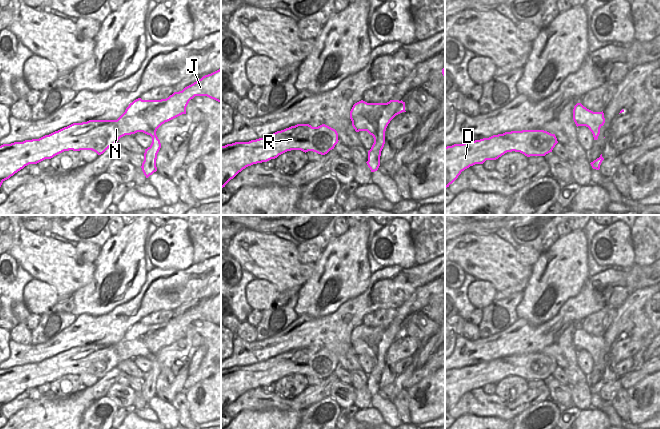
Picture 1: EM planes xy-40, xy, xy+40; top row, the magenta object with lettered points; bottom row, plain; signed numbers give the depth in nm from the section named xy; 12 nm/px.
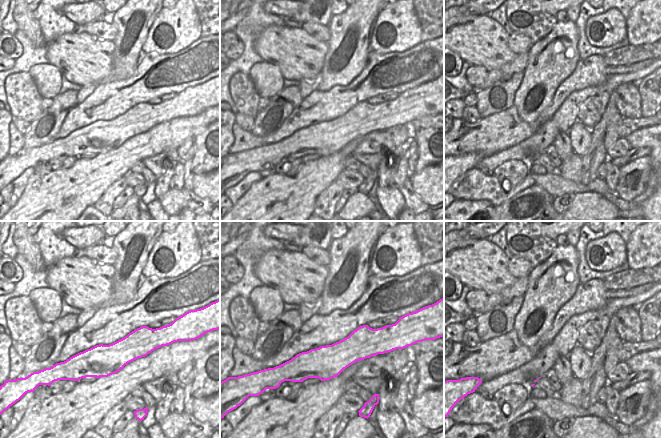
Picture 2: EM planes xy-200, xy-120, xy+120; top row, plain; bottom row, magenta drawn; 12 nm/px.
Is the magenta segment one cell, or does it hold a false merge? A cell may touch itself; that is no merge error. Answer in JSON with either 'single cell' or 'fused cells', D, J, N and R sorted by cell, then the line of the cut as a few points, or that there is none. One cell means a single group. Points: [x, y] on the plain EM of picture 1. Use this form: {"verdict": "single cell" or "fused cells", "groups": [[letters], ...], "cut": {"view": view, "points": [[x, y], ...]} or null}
{"verdict": "single cell", "groups": [["D", "J", "N", "R"]], "cut": null}

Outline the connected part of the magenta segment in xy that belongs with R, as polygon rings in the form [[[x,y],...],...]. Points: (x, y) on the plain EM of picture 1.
[[[297,348],[264,362],[221,370],[221,412],[225,411],[231,403],[248,390],[267,386],[291,374],[301,374],[305,377],[313,375],[325,379],[334,373],[338,365],[337,355],[325,348],[318,351],[312,351],[309,348]]]

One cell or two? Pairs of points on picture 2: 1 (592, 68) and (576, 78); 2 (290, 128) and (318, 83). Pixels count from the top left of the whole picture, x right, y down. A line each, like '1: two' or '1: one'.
1: one
2: two

